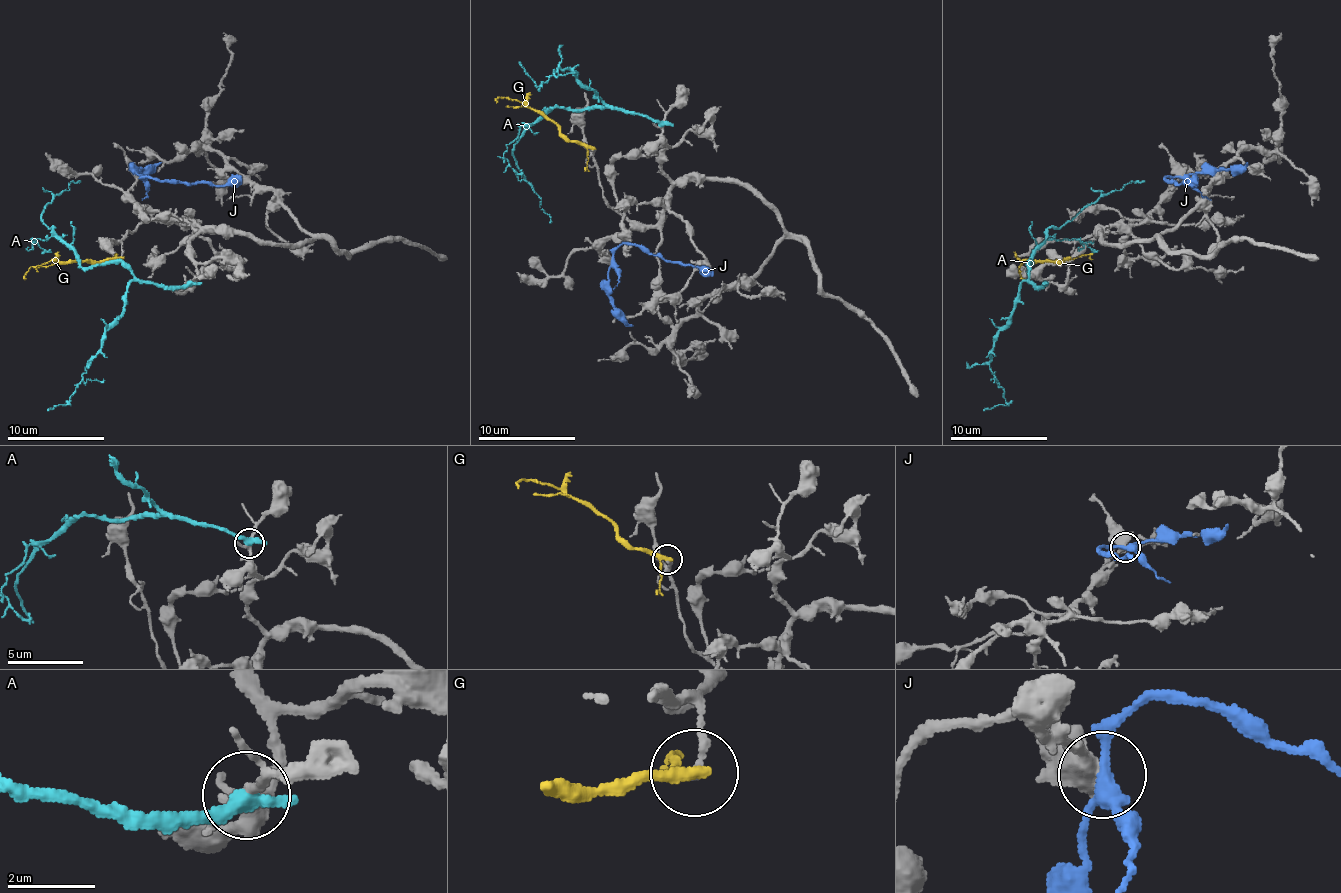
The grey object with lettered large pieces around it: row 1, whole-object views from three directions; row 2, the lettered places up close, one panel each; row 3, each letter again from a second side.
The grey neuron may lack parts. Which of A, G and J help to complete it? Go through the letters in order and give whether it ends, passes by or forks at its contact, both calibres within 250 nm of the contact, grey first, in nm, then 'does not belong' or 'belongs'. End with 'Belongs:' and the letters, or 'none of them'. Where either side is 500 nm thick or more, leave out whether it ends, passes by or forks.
A: it ends; calibres 160 and 440 nm; does not belong
G: it passes by; calibres 170 and 240 nm; does not belong
J: it forks; calibres 440 and 280 nm; does not belong
Belongs: none of them

